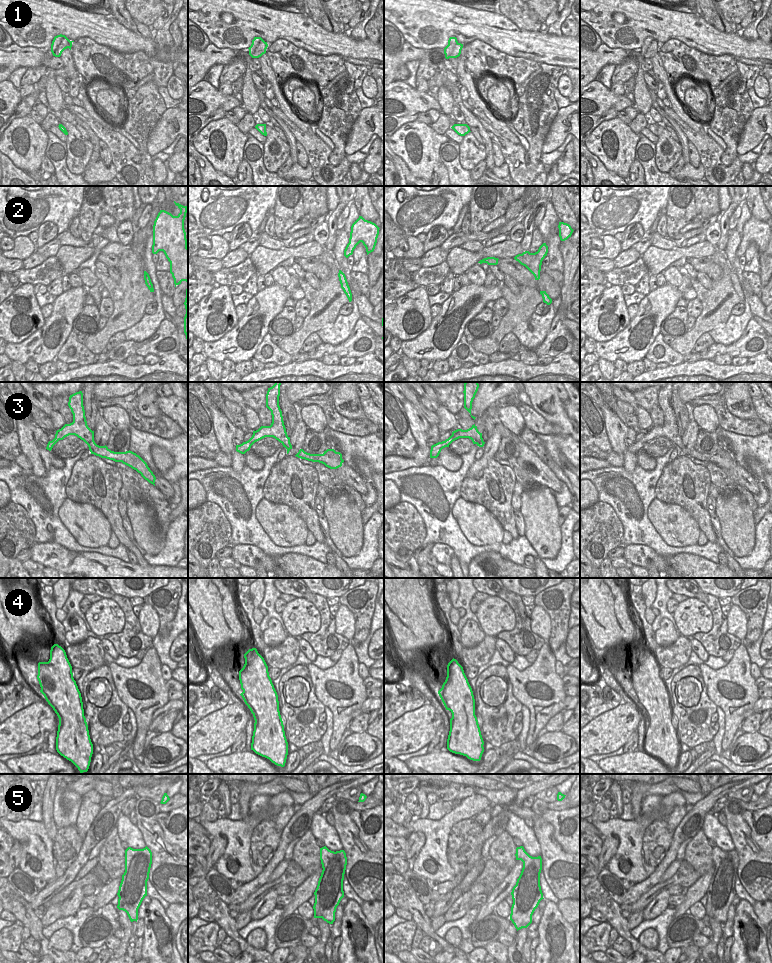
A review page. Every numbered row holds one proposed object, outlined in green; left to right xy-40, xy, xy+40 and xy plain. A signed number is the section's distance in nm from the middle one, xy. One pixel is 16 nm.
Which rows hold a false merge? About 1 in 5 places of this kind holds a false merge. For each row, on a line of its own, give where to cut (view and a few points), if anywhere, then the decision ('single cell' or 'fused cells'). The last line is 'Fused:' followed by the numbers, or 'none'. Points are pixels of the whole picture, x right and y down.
1: no cut | single cell
2: no cut | single cell
3: no cut | single cell
4: no cut | single cell
5: no cut | single cell
Fused: none

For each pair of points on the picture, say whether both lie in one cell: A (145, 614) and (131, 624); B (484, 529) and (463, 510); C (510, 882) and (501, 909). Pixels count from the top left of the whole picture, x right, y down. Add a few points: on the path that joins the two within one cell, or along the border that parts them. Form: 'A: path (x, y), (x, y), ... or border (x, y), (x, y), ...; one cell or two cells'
A: border (137, 617), (140, 623), (140, 630), (152, 638); two cells
B: path (479, 525), (468, 515); one cell
C: border (504, 898), (495, 907), (493, 912); two cells

